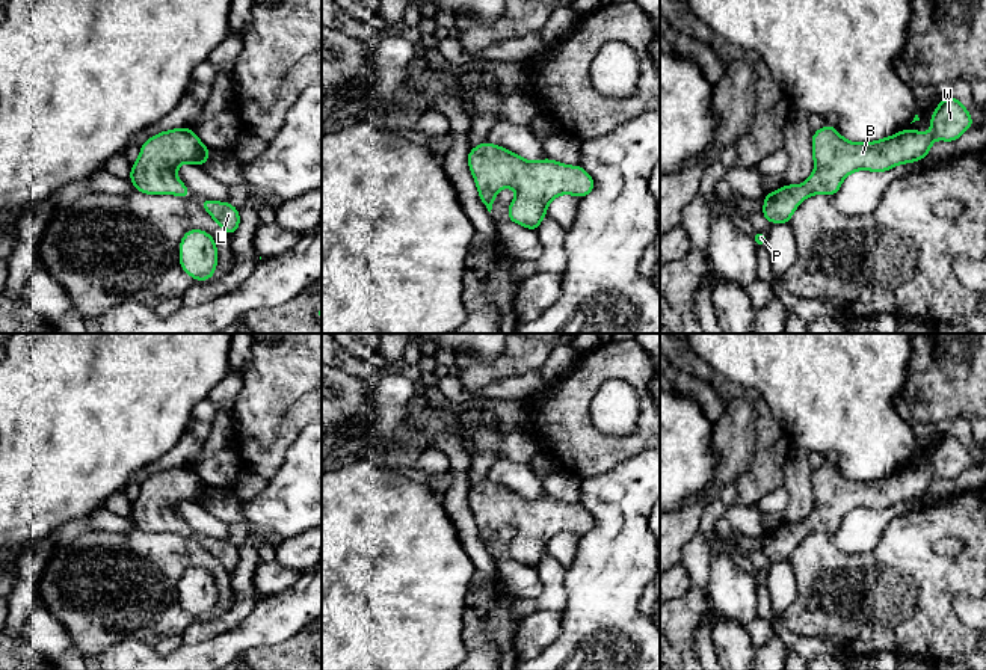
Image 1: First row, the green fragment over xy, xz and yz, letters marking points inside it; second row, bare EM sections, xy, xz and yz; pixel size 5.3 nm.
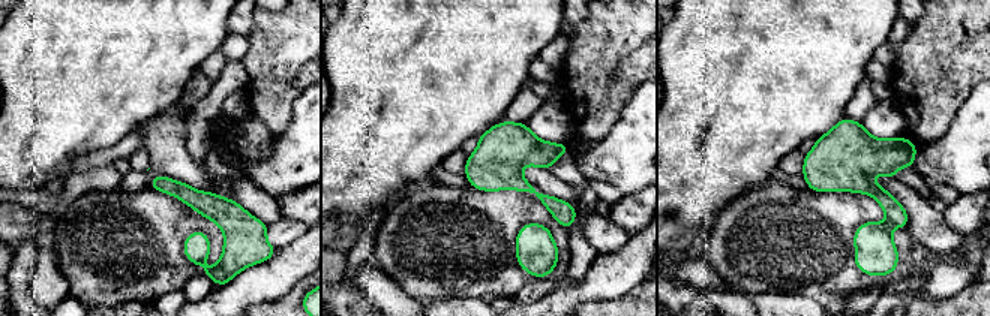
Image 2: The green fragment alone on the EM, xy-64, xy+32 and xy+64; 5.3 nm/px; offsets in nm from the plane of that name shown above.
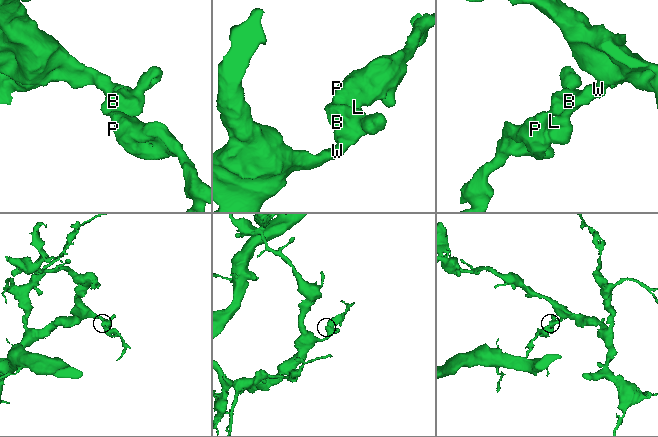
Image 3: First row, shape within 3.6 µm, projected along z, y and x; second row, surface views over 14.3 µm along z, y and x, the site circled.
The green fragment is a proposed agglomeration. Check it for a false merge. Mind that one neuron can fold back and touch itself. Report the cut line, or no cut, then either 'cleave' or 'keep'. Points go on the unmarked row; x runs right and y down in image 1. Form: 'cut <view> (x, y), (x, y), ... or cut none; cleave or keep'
cut none; keep

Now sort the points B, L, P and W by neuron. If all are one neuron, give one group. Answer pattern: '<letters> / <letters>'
B L P W

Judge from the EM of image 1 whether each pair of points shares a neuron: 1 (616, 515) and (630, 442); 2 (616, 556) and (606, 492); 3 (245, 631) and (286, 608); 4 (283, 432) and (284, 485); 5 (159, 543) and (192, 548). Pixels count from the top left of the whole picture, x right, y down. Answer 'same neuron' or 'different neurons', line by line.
1: different neurons
2: same neuron
3: same neuron
4: different neurons
5: same neuron

